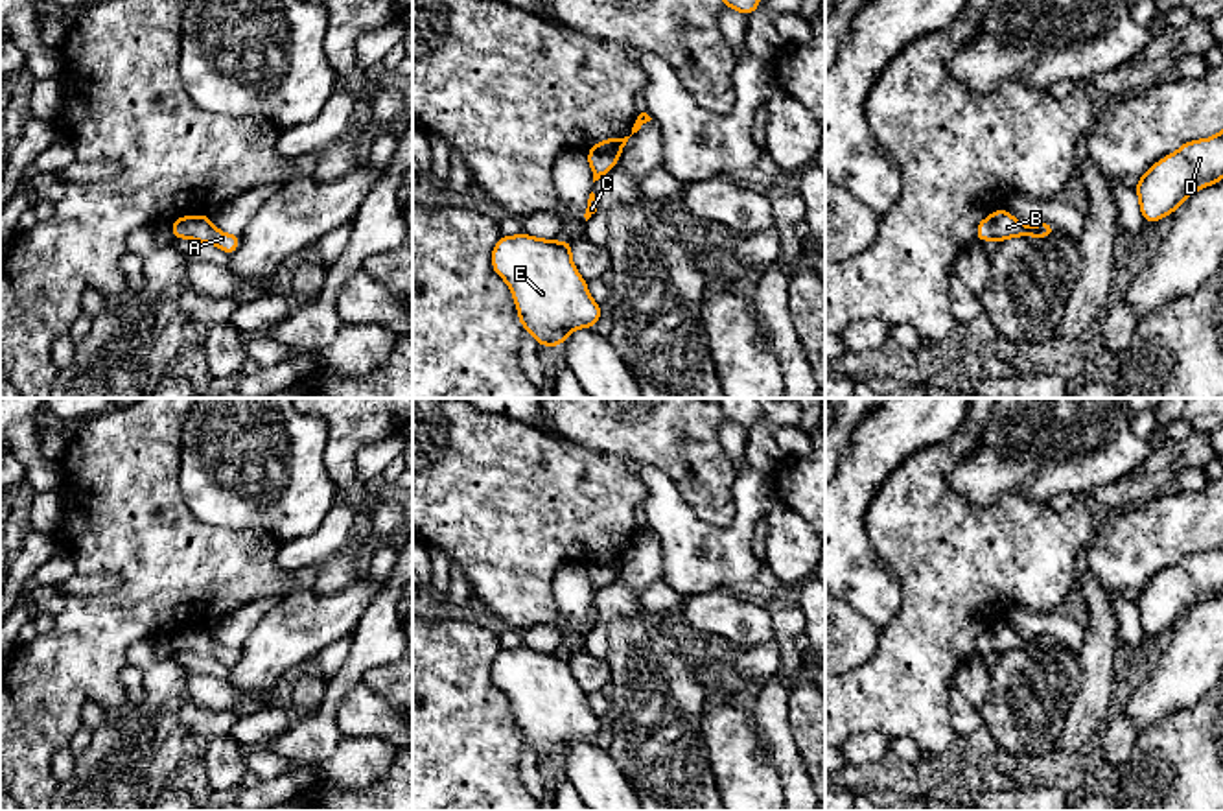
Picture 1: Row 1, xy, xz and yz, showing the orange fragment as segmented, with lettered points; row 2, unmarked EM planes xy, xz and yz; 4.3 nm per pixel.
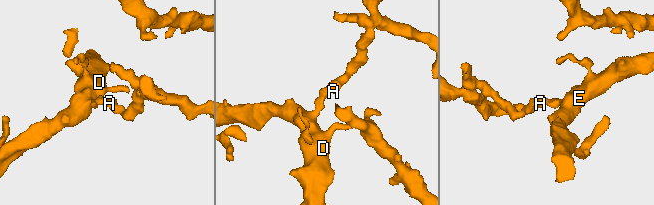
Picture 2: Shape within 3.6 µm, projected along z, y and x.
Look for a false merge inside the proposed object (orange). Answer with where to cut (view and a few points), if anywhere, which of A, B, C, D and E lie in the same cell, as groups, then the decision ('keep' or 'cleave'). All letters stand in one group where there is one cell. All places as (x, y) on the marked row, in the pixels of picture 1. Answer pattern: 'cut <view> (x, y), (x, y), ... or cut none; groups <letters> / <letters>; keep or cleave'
cut none; groups A B C D E; keep

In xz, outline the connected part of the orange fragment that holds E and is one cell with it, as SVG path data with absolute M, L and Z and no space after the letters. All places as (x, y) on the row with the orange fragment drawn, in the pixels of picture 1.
M523 232L501 236L492 249L492 269L510 286L519 323L540 347L564 345L573 328L595 328L602 315L571 260L573 241Z

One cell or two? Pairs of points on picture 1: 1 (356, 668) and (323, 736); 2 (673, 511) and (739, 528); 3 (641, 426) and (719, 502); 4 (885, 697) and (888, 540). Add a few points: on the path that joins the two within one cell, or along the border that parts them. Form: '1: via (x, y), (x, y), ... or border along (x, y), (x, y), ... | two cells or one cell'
1: via (339, 684), (325, 719) | one cell
2: via (689, 528), (695, 533), (722, 535) | one cell
3: via (663, 434), (706, 480) | one cell
4: via (914, 658), (914, 579) | one cell

